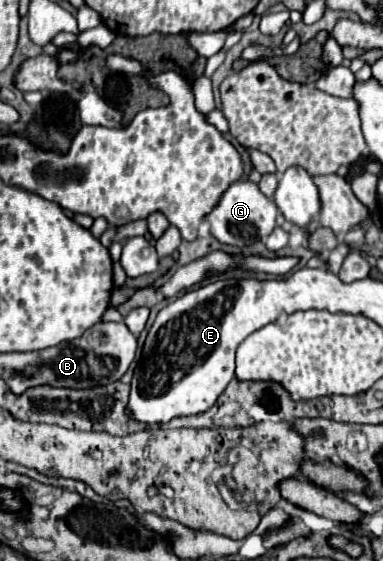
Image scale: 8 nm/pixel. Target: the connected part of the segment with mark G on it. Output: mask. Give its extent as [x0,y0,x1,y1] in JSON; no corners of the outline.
[206,180,278,248]

